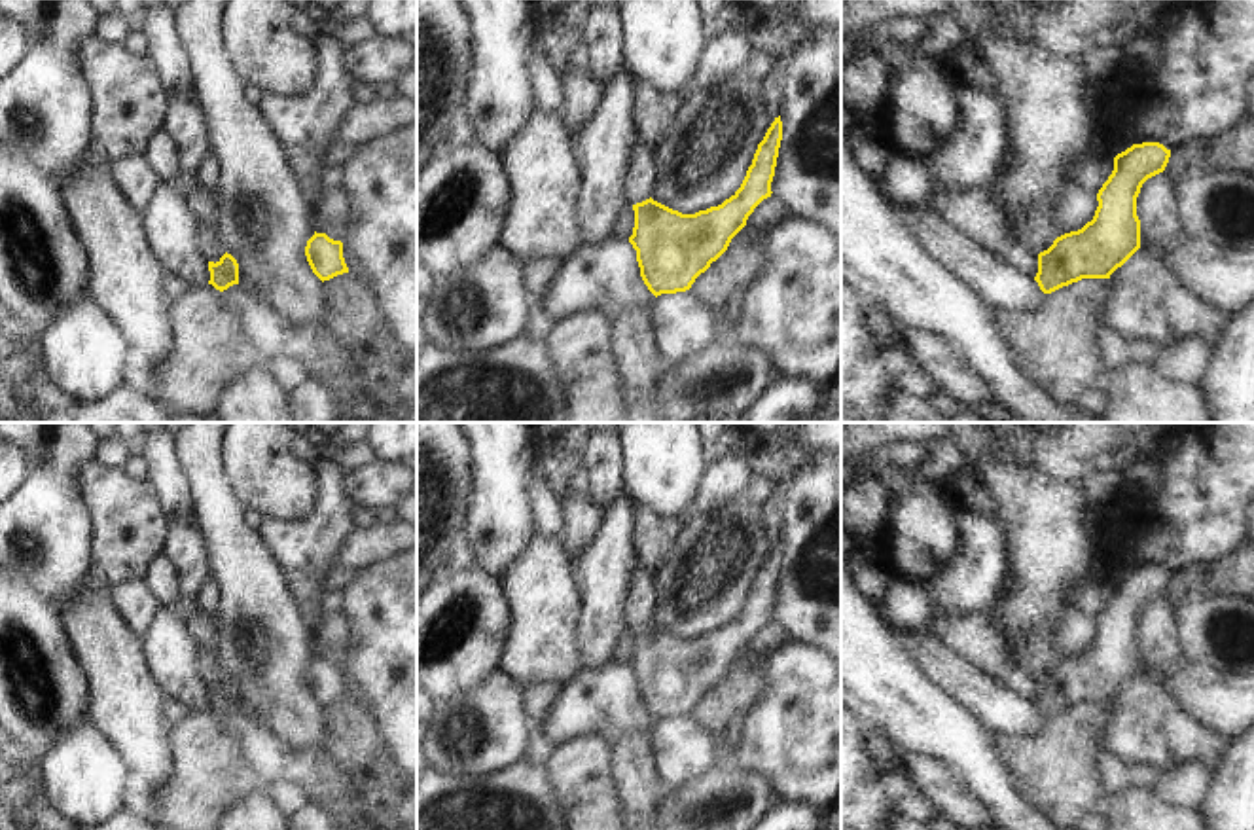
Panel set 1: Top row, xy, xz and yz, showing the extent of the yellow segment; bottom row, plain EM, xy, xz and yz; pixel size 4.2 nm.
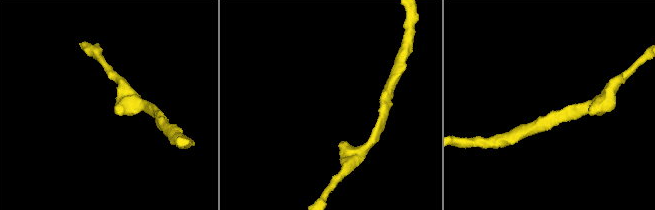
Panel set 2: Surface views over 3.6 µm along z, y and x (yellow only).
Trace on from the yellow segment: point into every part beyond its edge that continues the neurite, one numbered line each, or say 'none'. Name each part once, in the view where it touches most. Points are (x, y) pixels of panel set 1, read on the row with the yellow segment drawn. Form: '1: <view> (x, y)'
none

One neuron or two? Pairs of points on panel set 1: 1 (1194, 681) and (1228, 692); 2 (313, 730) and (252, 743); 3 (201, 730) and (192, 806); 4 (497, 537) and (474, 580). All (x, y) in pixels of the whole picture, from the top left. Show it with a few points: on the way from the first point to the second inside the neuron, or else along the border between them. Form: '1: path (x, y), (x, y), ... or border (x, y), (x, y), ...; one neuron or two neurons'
1: path (1201, 688), (1205, 692), (1220, 692); one neuron
2: border (258, 719), (294, 747), (315, 749), (321, 755); two neurons
3: path (201, 749), (201, 787); one neuron
4: border (474, 565), (497, 578); two neurons

